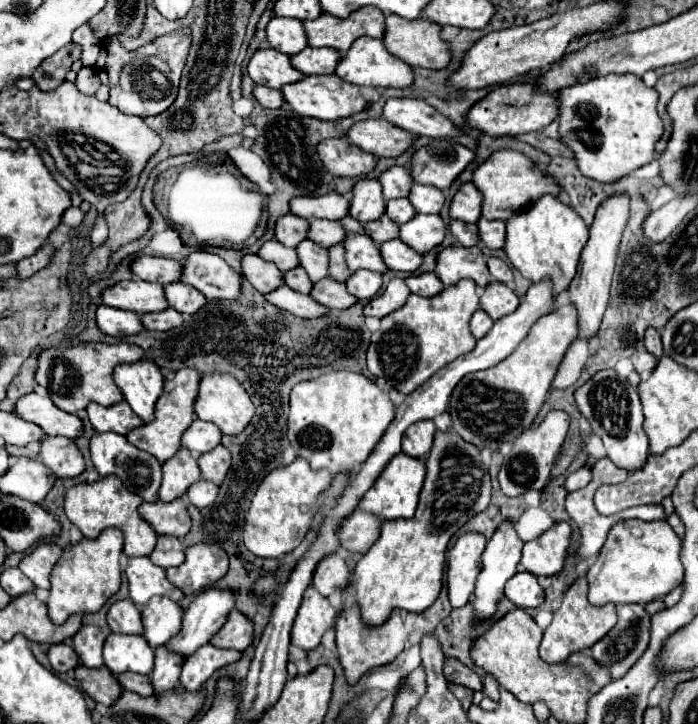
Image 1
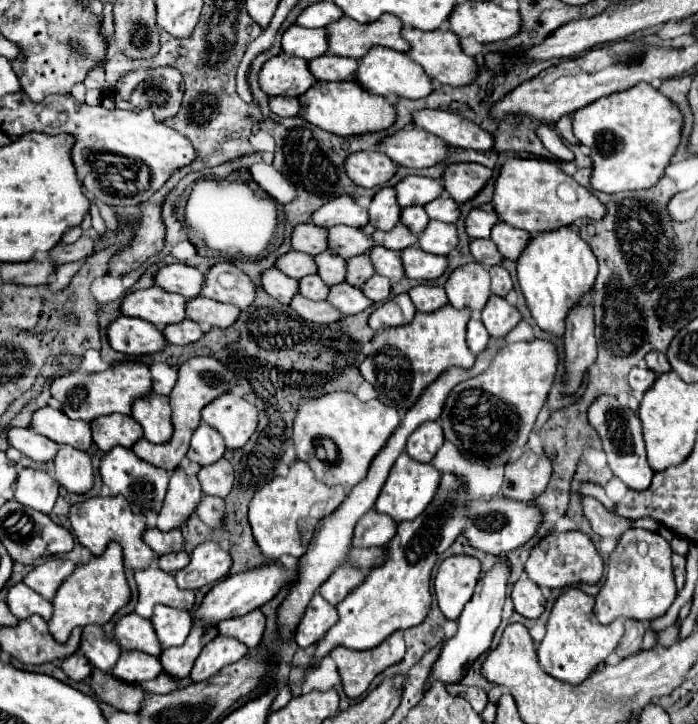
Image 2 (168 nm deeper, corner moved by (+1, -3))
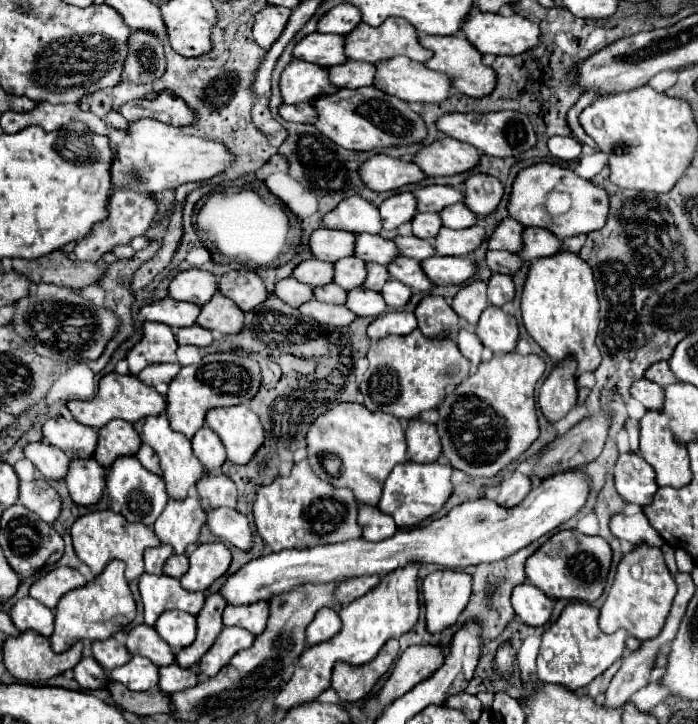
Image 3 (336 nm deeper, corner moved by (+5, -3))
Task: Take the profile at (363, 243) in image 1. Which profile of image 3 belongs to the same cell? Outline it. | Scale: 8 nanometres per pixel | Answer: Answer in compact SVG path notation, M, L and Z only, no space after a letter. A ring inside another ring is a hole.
M398 256L398 260L394 260L394 264L388 266L388 272L390 272L390 278L410 286L412 290L428 292L432 288L430 280L424 276L422 266L420 266L418 260L412 260L412 258L406 258L406 256Z

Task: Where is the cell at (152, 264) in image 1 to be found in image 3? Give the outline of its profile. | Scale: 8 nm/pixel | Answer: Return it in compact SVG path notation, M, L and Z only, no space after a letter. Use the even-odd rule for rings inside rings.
M182 270L178 272L168 286L168 294L174 300L186 300L194 302L198 306L206 304L214 294L216 294L216 276L210 274L208 270Z

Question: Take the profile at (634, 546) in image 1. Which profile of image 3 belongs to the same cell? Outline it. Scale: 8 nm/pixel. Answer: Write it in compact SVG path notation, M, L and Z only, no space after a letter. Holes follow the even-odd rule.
M646 542L636 544L636 548L622 556L612 588L606 596L604 606L600 608L600 630L606 634L616 632L618 628L626 628L628 634L638 640L650 640L660 634L666 616L670 612L672 600L676 596L676 582L666 568L662 550L656 546L648 546Z

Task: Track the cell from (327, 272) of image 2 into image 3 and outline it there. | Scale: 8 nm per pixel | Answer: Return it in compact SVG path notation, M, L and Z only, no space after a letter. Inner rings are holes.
M348 256L348 258L334 262L334 282L340 288L346 288L346 290L358 288L358 284L362 286L364 278L366 278L364 262L358 260L356 256Z

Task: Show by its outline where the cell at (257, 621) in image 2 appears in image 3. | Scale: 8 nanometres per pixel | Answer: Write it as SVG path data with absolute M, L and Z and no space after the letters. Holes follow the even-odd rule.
M256 602L250 606L226 606L222 620L224 620L224 626L246 628L250 634L258 636L266 628L268 602Z

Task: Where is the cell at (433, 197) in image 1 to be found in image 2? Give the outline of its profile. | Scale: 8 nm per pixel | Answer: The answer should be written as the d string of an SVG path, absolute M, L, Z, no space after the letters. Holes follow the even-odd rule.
M438 198L430 204L426 204L426 212L432 220L440 220L440 222L456 222L460 218L460 208L452 198Z

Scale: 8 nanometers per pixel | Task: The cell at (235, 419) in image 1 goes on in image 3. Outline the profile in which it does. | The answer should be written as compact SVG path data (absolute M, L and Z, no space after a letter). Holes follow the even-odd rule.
M242 404L210 410L206 424L220 436L228 460L234 464L246 464L264 442L264 428L258 416Z

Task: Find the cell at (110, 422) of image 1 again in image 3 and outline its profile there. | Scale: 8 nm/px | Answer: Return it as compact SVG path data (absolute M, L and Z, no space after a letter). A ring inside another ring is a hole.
M110 420L110 424L106 424L106 428L98 430L98 446L94 450L94 458L104 468L110 468L110 464L118 456L136 454L140 444L142 444L142 440L130 422Z

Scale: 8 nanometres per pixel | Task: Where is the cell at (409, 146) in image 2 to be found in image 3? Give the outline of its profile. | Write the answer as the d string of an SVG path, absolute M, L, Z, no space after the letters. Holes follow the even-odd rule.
M454 138L434 140L430 146L422 146L414 154L414 164L422 168L426 176L452 176L474 168L480 154L474 146L458 142Z

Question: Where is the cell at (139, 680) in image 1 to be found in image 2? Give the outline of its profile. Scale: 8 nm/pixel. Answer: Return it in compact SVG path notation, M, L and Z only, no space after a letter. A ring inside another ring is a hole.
M162 672L158 678L142 684L142 690L146 694L170 694L176 688L178 688L178 680L174 676L170 676L168 672Z

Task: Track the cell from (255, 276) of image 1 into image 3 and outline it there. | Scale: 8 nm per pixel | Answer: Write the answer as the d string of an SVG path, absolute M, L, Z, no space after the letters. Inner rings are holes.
M288 276L288 278L282 278L274 284L274 296L278 296L282 302L298 308L300 304L312 300L312 286L306 286L302 282L298 282L296 278Z

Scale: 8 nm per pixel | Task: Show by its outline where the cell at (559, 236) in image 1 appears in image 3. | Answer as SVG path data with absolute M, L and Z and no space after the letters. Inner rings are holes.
M562 250L560 256L532 260L520 302L524 328L542 350L554 358L554 362L560 362L566 354L576 354L578 374L586 370L592 372L600 364L600 352L594 344L600 322L594 274L590 272L590 264L586 264L578 254Z

